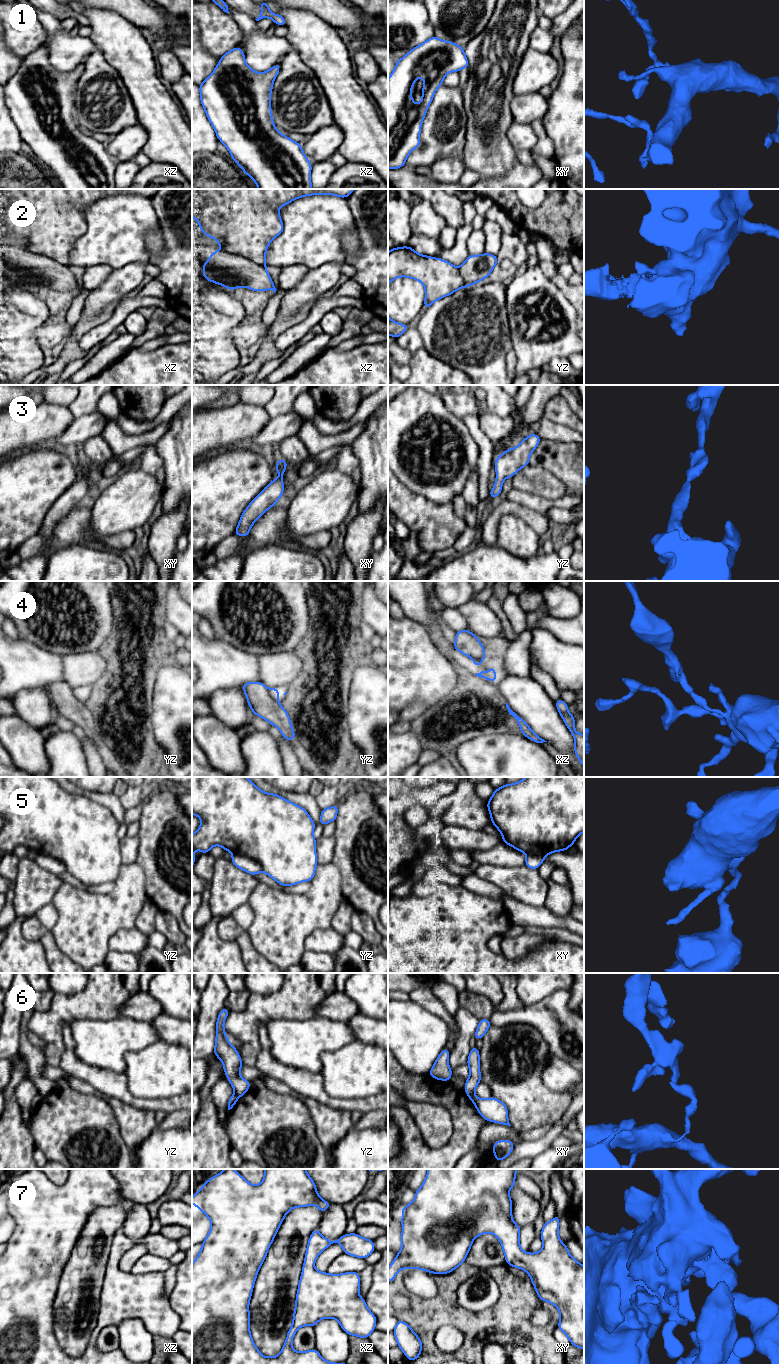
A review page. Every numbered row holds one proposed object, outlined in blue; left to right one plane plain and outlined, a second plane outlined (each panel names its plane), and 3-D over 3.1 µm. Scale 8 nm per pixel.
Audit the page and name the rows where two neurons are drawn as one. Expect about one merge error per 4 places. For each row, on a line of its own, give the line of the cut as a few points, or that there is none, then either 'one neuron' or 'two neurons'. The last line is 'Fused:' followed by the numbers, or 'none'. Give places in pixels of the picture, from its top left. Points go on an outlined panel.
1: cut none; one neuron
2: cut none; one neuron
3: cut none; one neuron
4: cut yz (268, 689), (268, 692), (276, 701); two neurons
5: cut yz (233, 853), (241, 853), (255, 859), (262, 870); two neurons
6: cut xy (468, 1095), (474, 1097); two neurons
7: cut none; one neuron
Fused: 4, 5, 6

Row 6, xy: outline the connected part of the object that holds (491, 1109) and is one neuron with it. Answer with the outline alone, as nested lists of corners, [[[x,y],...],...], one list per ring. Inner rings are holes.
[[[492,1096],[487,1099],[468,1097],[485,1120],[511,1126],[508,1120],[508,1109],[502,1101]]]

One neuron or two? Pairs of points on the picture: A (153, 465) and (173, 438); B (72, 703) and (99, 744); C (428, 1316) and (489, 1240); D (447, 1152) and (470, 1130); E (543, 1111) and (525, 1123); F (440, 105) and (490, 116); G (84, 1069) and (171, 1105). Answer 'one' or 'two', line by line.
A: two
B: one
C: two
D: one
E: one
F: two
G: one

